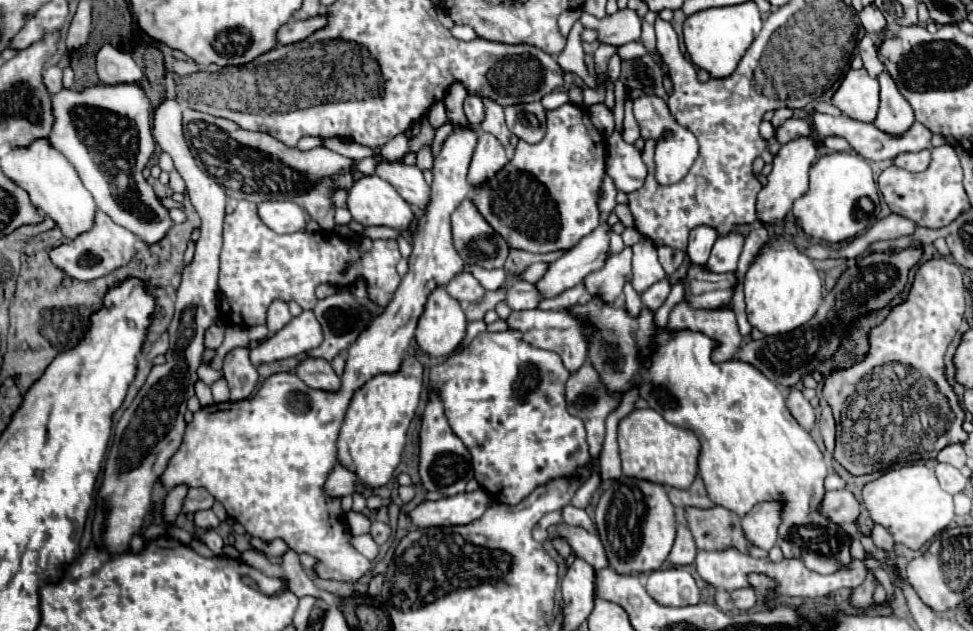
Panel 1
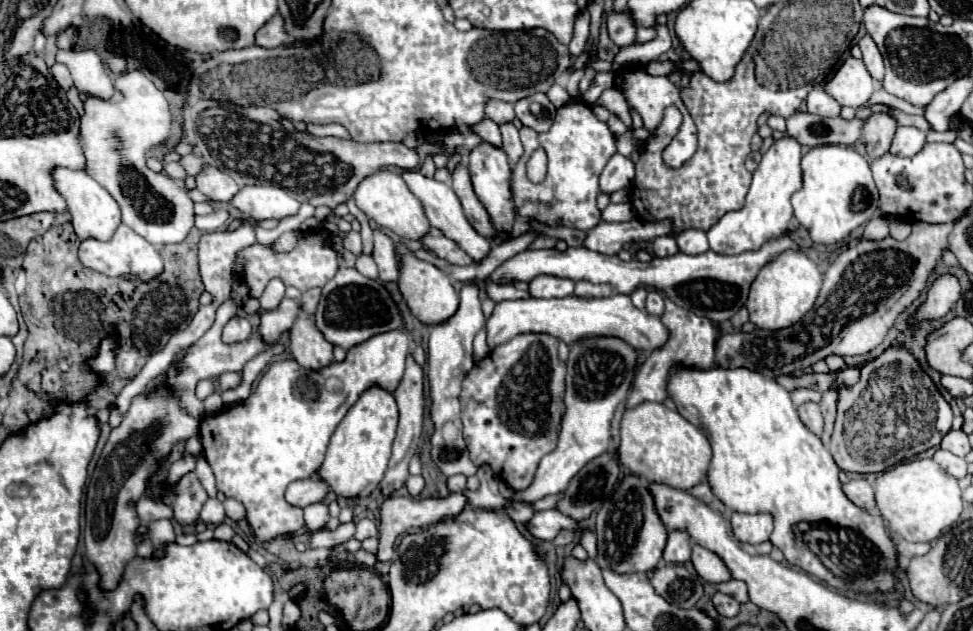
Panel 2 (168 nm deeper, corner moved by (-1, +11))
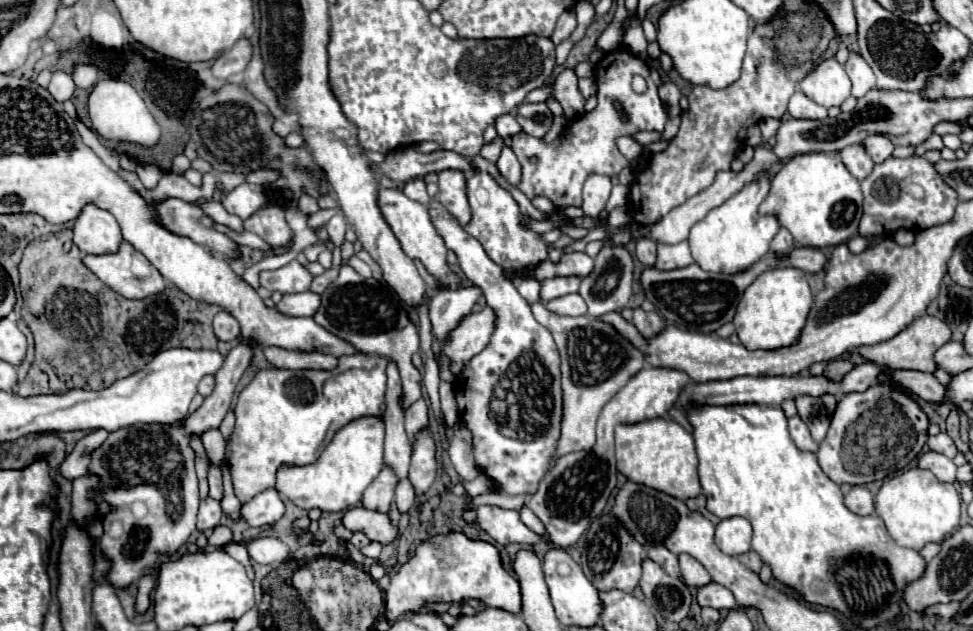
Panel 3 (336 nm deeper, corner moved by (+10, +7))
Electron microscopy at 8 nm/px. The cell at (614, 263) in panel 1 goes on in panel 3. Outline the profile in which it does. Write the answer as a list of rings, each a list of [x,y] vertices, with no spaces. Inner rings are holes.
[[[568,294],[568,296],[562,296],[562,298],[550,300],[546,304],[546,308],[550,312],[566,314],[566,316],[584,316],[586,314],[586,304],[584,304],[580,294]]]

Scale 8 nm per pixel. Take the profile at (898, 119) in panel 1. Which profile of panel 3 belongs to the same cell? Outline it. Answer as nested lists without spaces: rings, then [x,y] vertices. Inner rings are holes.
[[[852,144],[844,148],[840,152],[840,158],[844,166],[852,172],[852,176],[856,176],[856,180],[864,180],[864,176],[868,176],[868,172],[872,172],[874,168],[872,158],[866,154],[866,150],[860,144]]]

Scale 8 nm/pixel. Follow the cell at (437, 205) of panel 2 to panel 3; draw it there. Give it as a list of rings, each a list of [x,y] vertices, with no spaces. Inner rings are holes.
[[[430,210],[430,216],[434,220],[434,226],[438,234],[444,238],[446,246],[458,254],[460,266],[466,274],[466,278],[480,286],[484,292],[486,304],[494,308],[494,314],[498,316],[498,324],[490,336],[488,346],[476,354],[470,364],[464,368],[464,372],[456,378],[454,392],[456,402],[460,410],[460,418],[468,426],[468,430],[474,436],[474,458],[480,468],[486,470],[486,474],[502,484],[504,494],[534,494],[538,488],[538,482],[550,468],[552,456],[556,452],[556,444],[560,440],[560,424],[562,424],[562,384],[560,384],[560,356],[558,348],[554,344],[552,334],[536,322],[532,316],[530,304],[518,294],[516,286],[510,278],[504,276],[504,270],[488,258],[480,242],[472,236],[468,236],[462,226],[454,220],[446,220],[438,210]]]

